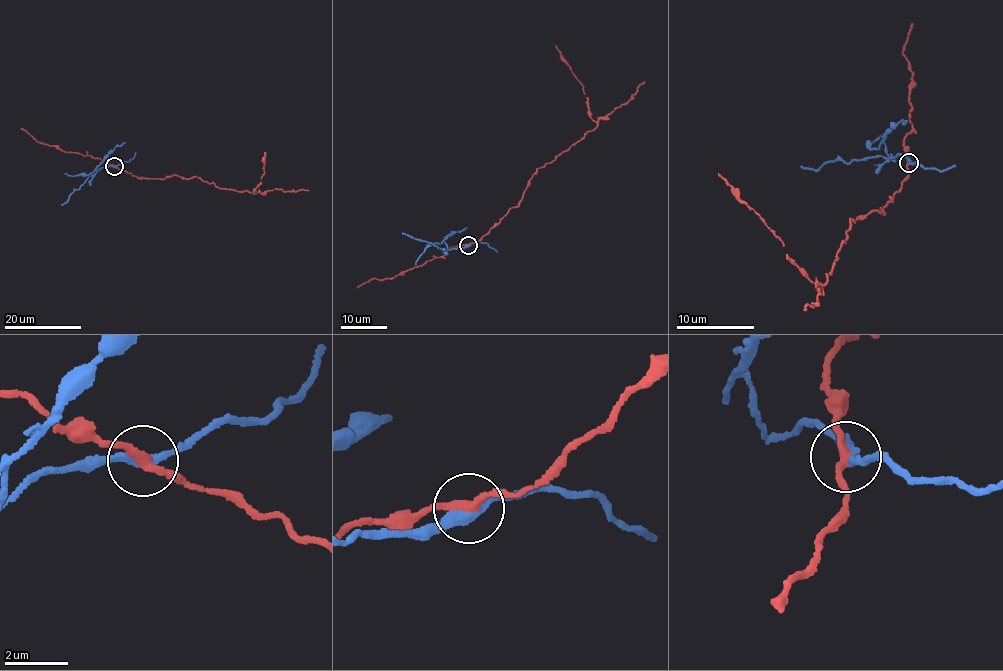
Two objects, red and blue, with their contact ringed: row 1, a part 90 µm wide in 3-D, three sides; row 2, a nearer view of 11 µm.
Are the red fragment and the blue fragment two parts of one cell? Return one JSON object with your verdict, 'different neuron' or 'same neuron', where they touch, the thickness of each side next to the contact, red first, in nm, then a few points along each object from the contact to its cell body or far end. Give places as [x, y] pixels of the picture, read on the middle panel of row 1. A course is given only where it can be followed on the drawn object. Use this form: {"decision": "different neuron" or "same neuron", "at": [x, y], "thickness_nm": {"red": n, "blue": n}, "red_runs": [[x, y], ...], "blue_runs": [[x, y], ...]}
{"decision": "different neuron", "at": [468, 245], "thickness_nm": {"red": 280, "blue": 300}, "red_runs": [[468, 245], [517, 207], [538, 168], [597, 125], [581, 83], [554, 45]], "blue_runs": [[468, 246], [439, 249], [403, 233]]}

